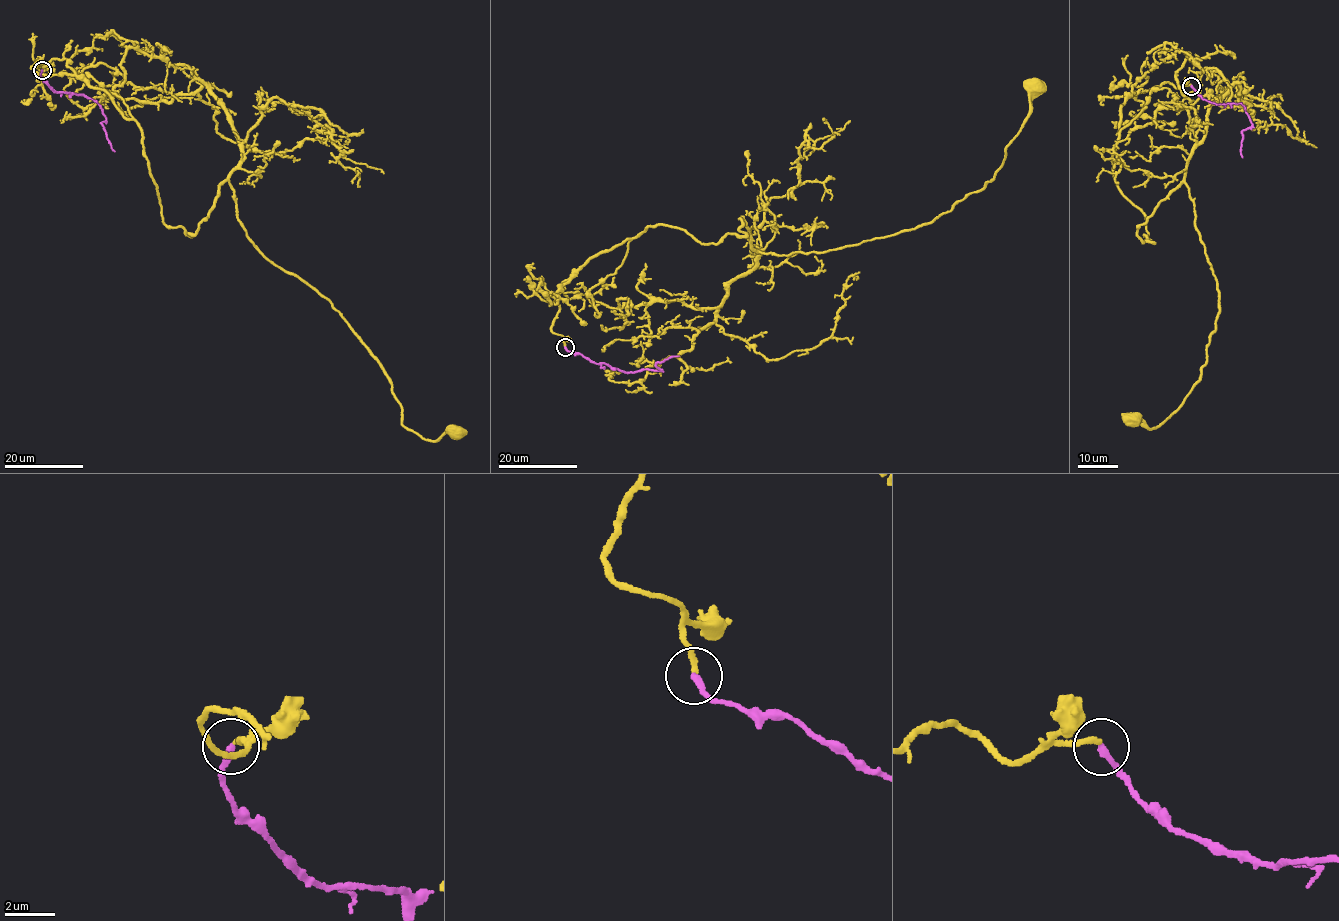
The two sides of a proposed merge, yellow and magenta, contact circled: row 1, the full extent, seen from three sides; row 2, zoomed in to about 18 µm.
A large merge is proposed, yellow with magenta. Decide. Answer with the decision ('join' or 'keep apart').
keep apart

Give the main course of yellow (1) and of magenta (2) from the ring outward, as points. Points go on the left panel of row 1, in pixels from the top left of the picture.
1: (42, 69), (137, 122), (167, 226), (193, 235), (227, 180), (260, 253), (379, 360), (403, 425), (457, 431)
2: (42, 70), (43, 79), (56, 92), (92, 98), (106, 118), (102, 124), (114, 151)

